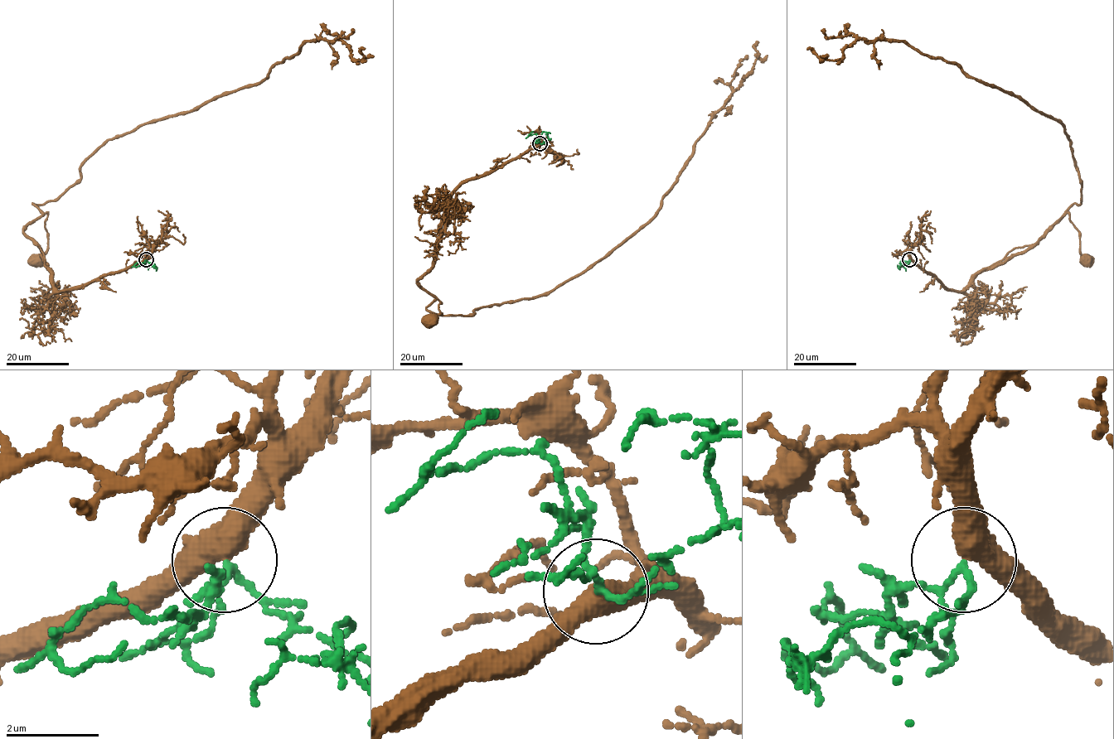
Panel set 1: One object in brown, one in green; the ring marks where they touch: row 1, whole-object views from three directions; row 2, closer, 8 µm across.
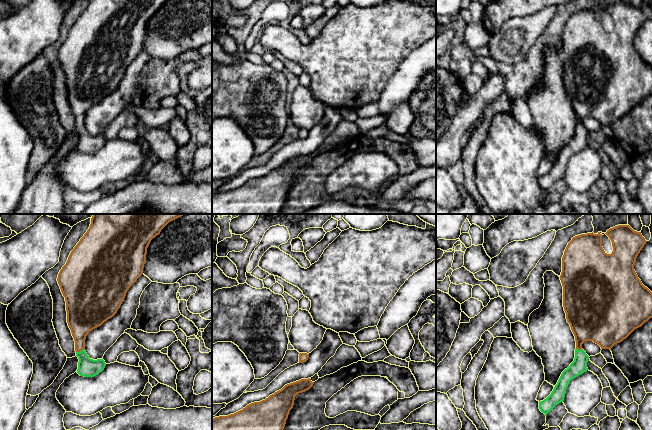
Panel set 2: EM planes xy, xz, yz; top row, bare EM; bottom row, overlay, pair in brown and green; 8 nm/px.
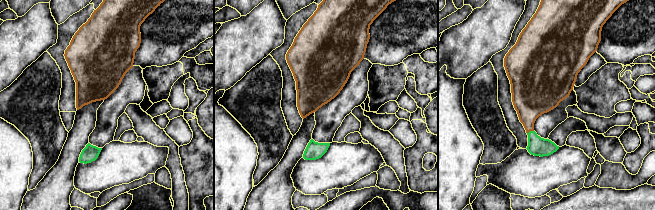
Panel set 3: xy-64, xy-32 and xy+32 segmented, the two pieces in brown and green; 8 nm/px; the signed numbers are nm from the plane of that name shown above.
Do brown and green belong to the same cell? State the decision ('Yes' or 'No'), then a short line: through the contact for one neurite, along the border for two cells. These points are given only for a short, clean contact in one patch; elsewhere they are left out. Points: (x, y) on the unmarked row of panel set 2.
Yes. Line: xy (81, 95), (80, 126), (87, 143)

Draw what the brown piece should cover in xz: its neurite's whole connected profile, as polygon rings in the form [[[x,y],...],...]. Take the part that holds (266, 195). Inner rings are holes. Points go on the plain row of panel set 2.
[[[310,154],[301,155],[234,190],[213,194],[212,214],[280,214],[295,172],[313,160]]]

